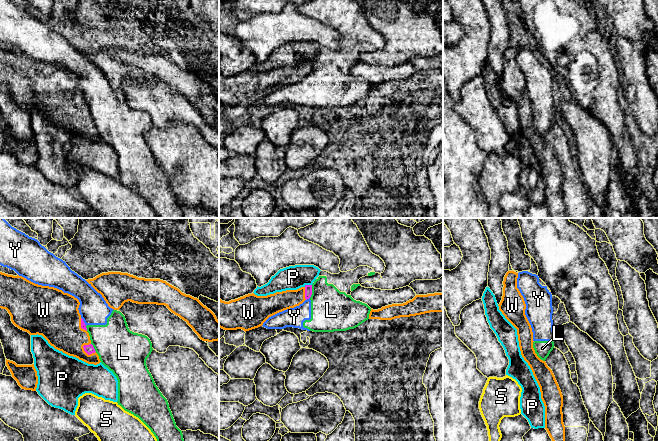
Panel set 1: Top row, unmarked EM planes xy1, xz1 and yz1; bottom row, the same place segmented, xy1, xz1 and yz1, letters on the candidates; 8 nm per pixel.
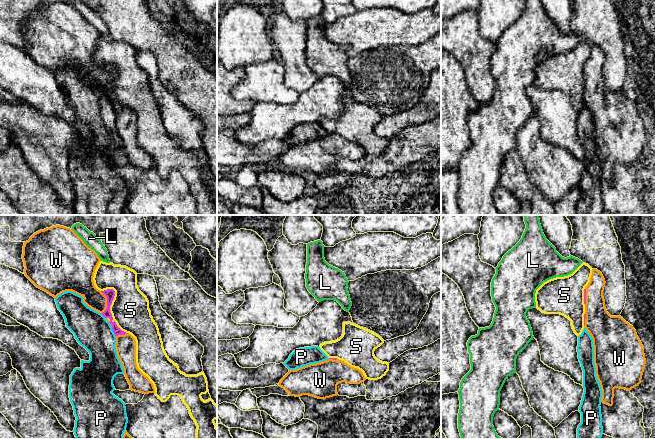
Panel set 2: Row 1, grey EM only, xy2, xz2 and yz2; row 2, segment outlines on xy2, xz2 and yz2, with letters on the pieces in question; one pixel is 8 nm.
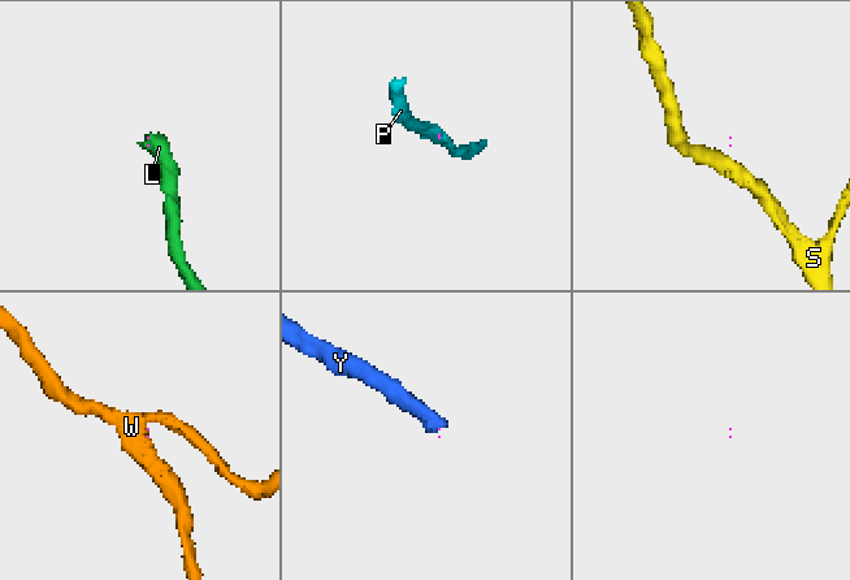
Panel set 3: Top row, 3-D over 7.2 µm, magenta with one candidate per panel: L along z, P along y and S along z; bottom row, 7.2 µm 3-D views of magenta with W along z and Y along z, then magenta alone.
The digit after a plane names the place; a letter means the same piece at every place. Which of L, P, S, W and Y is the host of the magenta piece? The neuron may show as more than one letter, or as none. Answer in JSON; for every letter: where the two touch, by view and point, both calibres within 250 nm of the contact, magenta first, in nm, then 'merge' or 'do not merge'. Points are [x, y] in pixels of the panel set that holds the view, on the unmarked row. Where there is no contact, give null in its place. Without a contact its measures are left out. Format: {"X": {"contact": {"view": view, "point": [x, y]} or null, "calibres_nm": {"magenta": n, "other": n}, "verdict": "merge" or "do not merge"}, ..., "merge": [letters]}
{"L": {"contact": {"view": "xz1", "point": [311, 67]}, "calibres_nm": {"magenta": 60, "other": 340}, "verdict": "do not merge"}, "P": {"contact": {"view": "xy2", "point": [113, 107]}, "calibres_nm": {"magenta": 70, "other": 300}, "verdict": "do not merge"}, "S": {"contact": {"view": "xy2", "point": [110, 81]}, "calibres_nm": {"magenta": 80, "other": 300}, "verdict": "do not merge"}, "W": {"contact": {"view": "xy1", "point": [88, 130]}, "calibres_nm": {"magenta": 80, "other": 280}, "verdict": "merge"}, "Y": {"contact": {"view": "xz1", "point": [307, 74]}, "calibres_nm": {"magenta": 60, "other": 160}, "verdict": "do not merge"}, "merge": ["W"]}

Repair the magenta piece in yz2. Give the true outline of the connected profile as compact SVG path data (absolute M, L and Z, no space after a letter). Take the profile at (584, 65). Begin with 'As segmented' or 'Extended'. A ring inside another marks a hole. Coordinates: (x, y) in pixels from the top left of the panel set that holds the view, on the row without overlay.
Extended. M592 45L590 58L584 65L584 103L593 115L596 152L602 166L601 178L612 182L615 164L630 167L641 159L646 135L644 123L633 102L620 91L611 92L607 88L603 73L605 59L602 49Z

